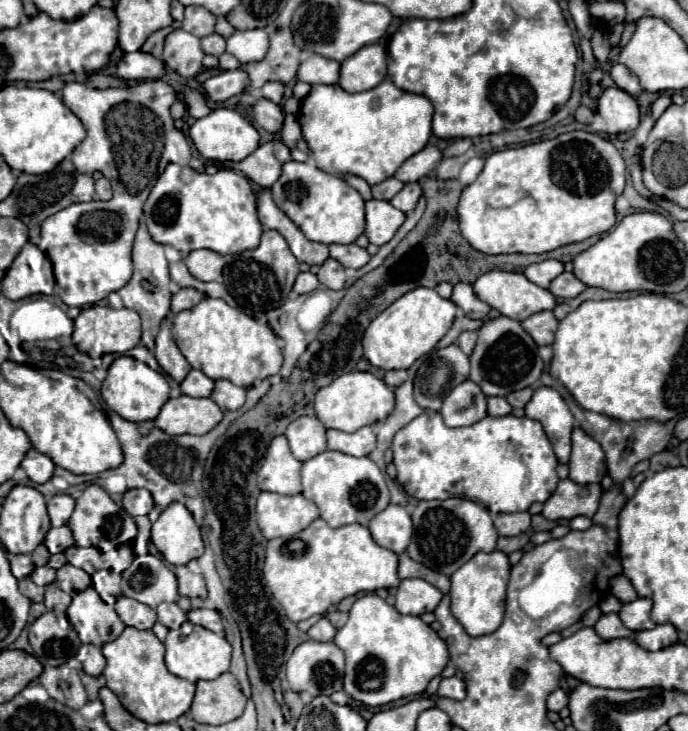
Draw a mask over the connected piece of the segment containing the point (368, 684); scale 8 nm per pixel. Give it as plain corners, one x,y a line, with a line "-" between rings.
366,595
360,597
352,609
346,625
338,629
334,643
344,651
346,655
346,675
344,675
344,691
368,705
368,707
378,707
378,705
388,705
392,701
418,695
426,691
426,685
430,683
432,677
440,675
442,669
448,663
448,647
446,643
438,637
438,633
426,625
420,617
414,615
400,615
392,605
388,605
384,599
376,595

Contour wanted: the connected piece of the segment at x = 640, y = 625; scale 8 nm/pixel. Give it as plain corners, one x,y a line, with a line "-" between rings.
638,597
632,603
624,603
618,615
630,631
644,631
656,627
656,623
650,619
650,609
652,609
652,599

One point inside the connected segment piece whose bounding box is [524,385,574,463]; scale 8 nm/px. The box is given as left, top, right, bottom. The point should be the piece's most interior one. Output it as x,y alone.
547,406

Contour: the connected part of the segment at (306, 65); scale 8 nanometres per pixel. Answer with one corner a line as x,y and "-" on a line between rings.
310,55
298,67
298,81
310,85
318,83
334,85
338,83
338,77
340,77
340,63
336,63
334,59
324,59
322,55

